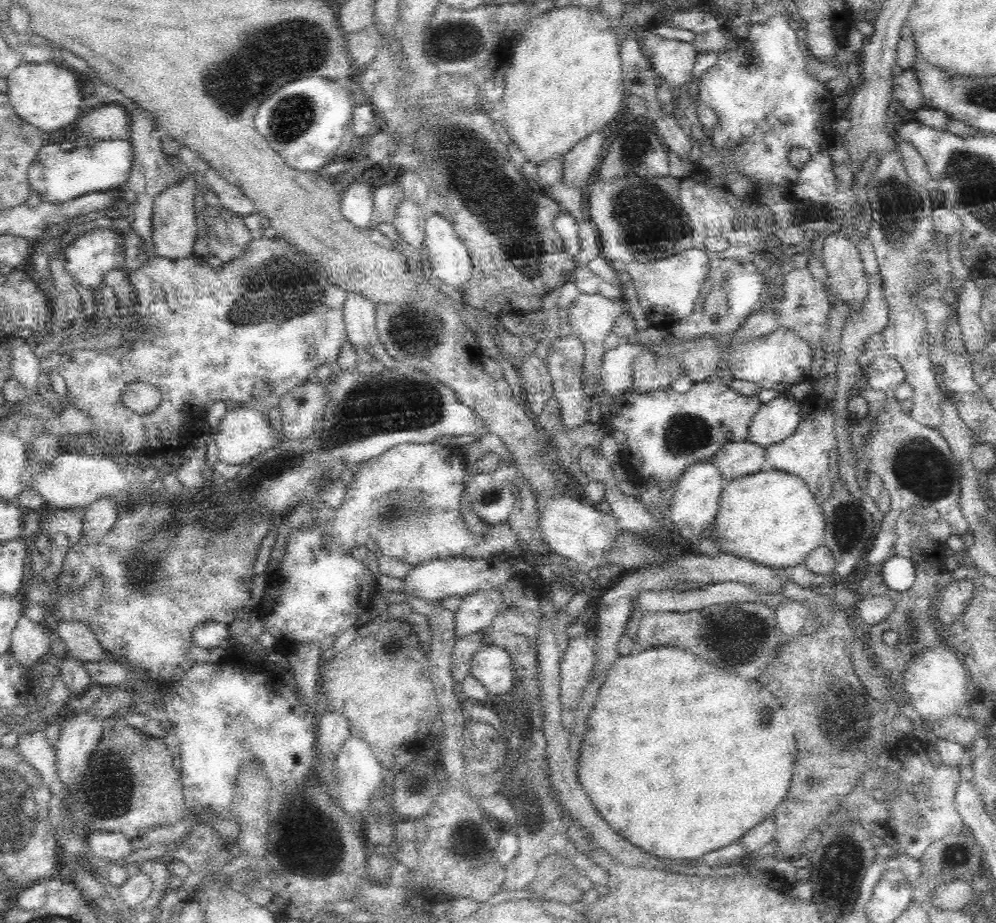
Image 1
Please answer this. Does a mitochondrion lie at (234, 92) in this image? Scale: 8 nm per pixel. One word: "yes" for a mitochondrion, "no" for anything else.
yes

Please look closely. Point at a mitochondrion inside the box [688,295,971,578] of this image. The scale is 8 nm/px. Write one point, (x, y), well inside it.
(922, 467)

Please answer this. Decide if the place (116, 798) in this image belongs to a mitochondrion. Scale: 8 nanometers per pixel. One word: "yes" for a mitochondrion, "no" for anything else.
yes

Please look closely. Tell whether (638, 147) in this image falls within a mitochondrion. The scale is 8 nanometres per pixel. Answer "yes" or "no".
yes

